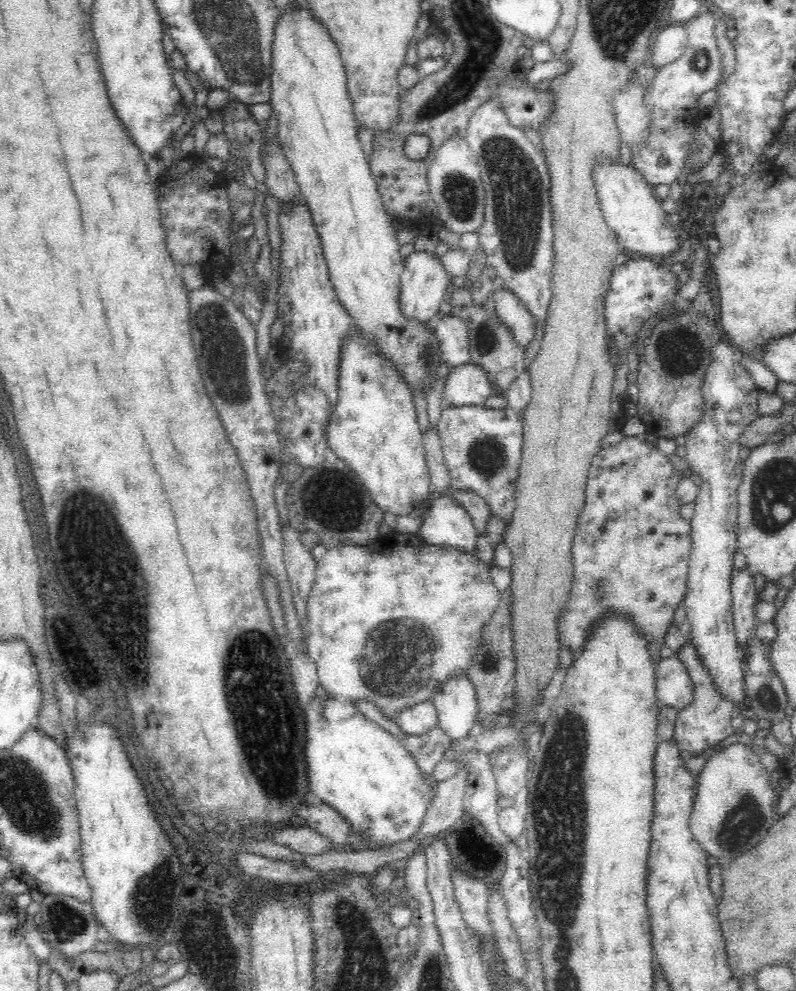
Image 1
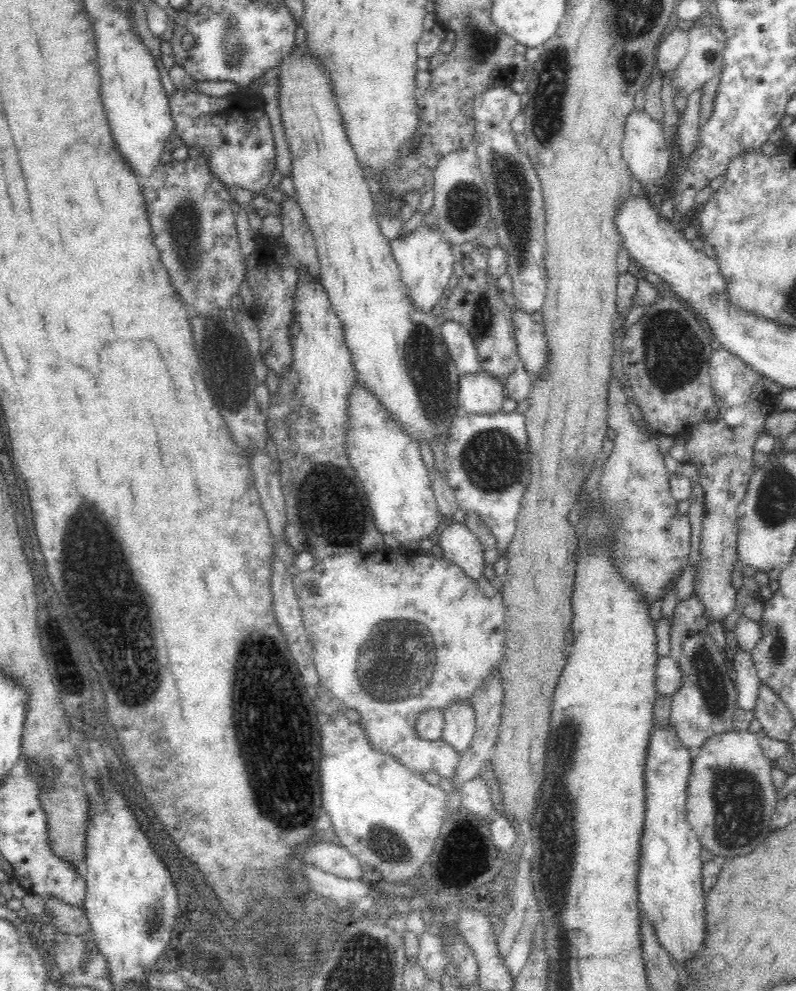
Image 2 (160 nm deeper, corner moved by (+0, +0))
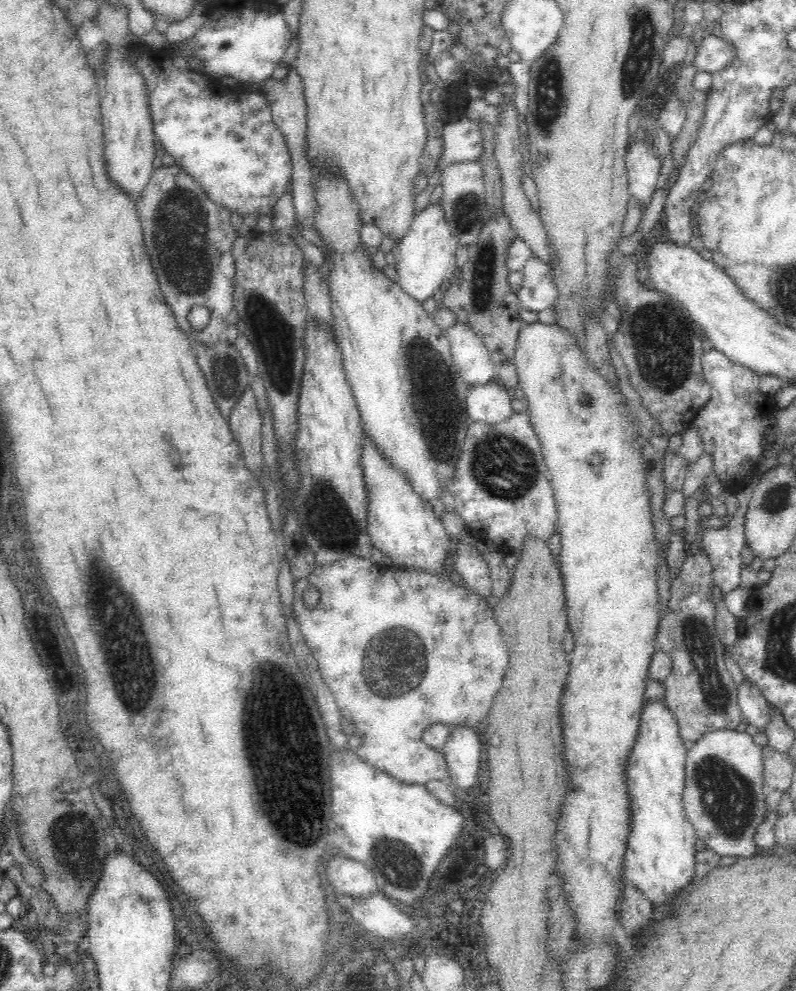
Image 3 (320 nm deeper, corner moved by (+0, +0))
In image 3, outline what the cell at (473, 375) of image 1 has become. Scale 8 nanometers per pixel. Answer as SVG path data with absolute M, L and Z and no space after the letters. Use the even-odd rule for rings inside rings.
M496 379L467 385L465 405L468 420L490 424L506 420L513 413L511 397L509 390Z

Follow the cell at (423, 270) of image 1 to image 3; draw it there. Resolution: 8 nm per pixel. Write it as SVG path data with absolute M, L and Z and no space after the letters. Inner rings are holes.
M430 203L424 210L414 214L409 229L397 240L388 255L394 258L394 270L399 285L418 302L429 298L438 298L443 282L450 280L457 273L456 250L459 242L449 229L439 203Z

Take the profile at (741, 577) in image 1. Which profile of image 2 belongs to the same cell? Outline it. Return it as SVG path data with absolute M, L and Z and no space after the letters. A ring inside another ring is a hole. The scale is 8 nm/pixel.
M734 646L734 670L736 672L735 687L738 691L738 707L752 711L756 704L759 678L757 668L752 659L751 650Z

